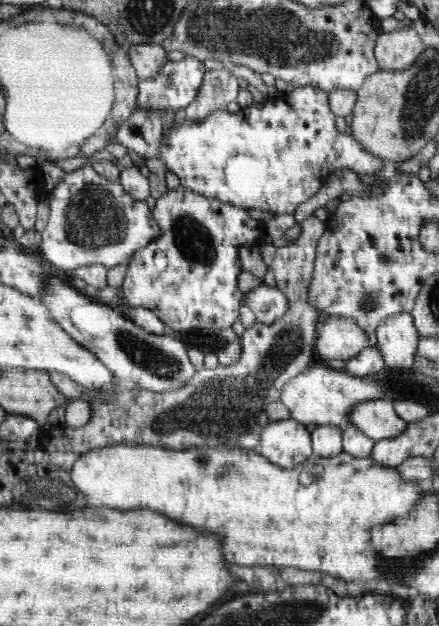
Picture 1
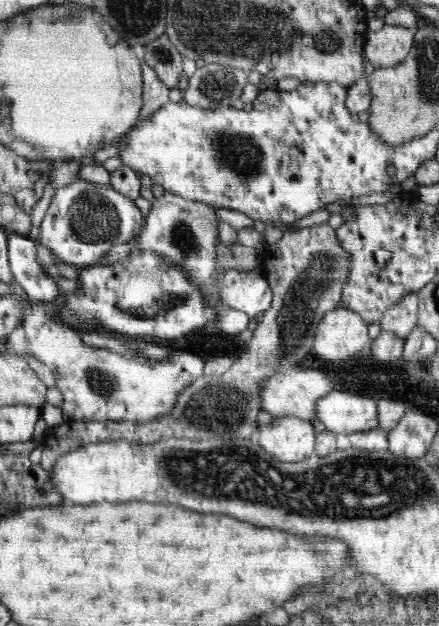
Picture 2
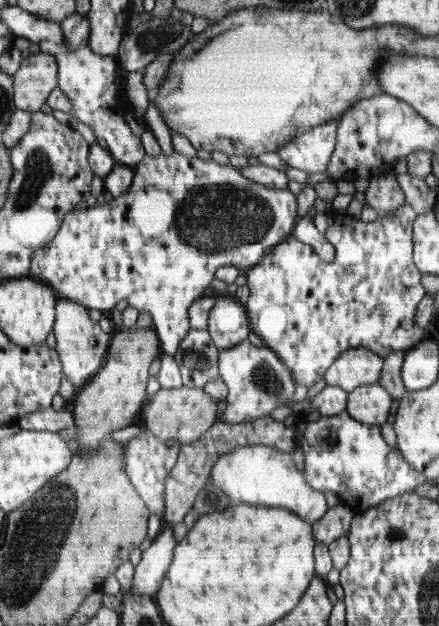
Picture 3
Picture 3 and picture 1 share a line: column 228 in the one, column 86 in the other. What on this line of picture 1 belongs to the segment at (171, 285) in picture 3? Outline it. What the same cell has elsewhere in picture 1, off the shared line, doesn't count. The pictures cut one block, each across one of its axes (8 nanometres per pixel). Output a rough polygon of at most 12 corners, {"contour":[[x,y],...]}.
{"contour":[[86,165],[48,193],[41,257],[114,268],[161,233]]}

